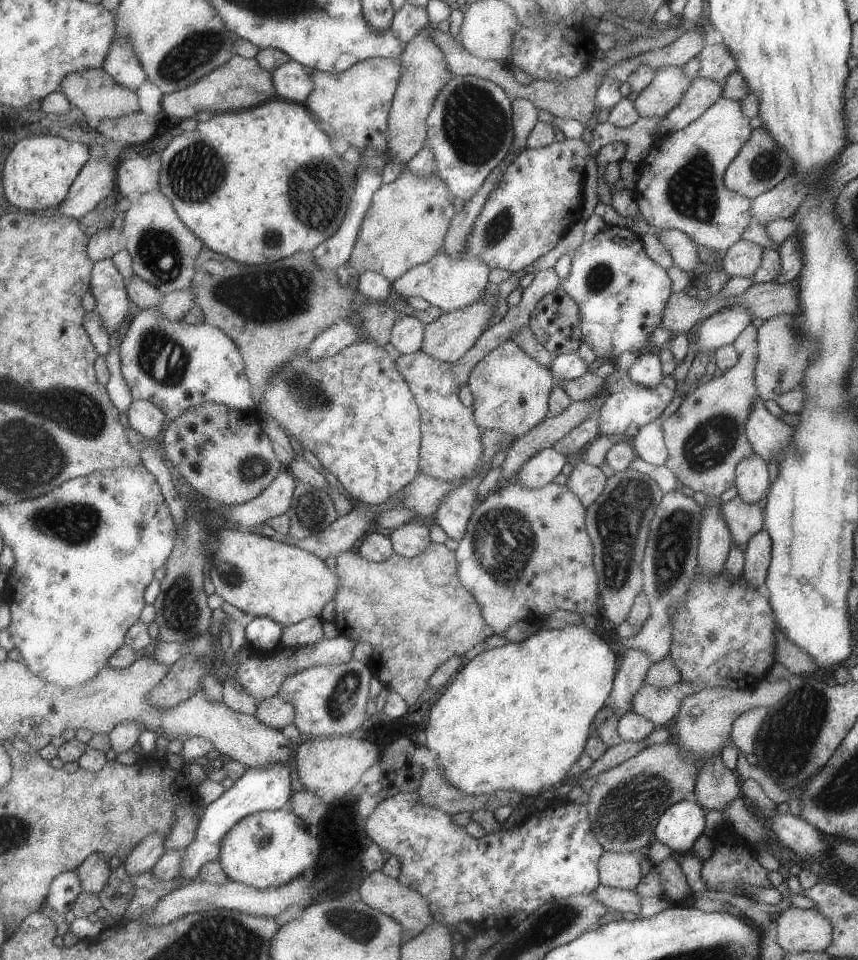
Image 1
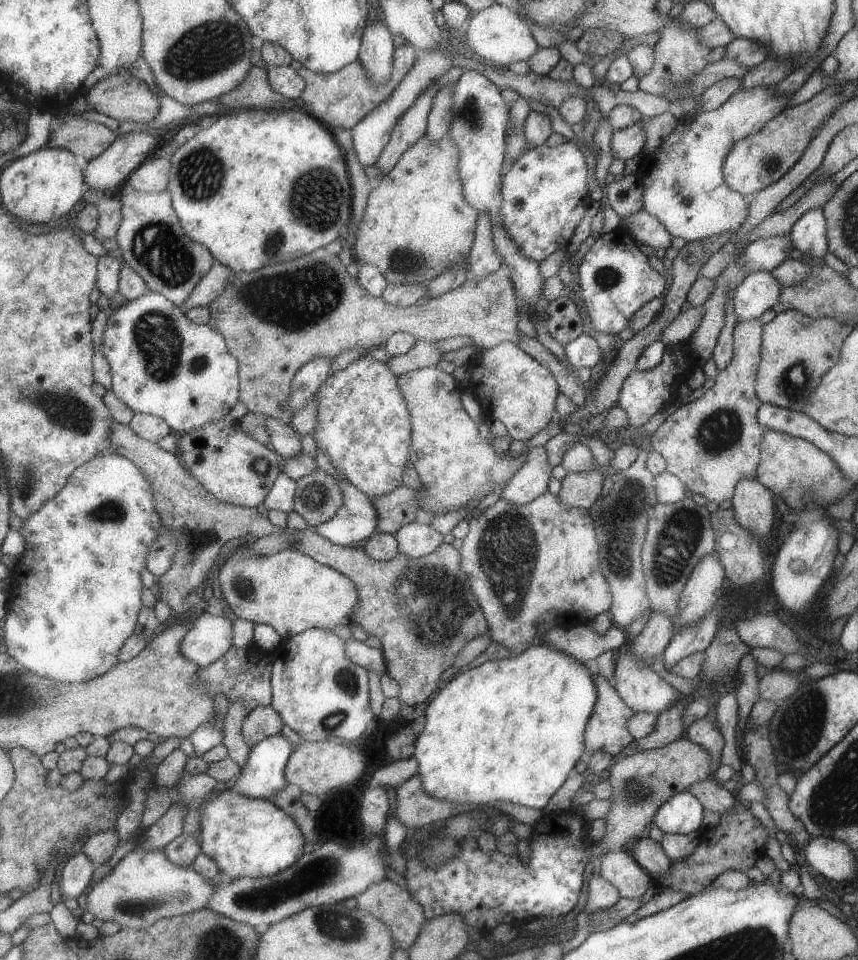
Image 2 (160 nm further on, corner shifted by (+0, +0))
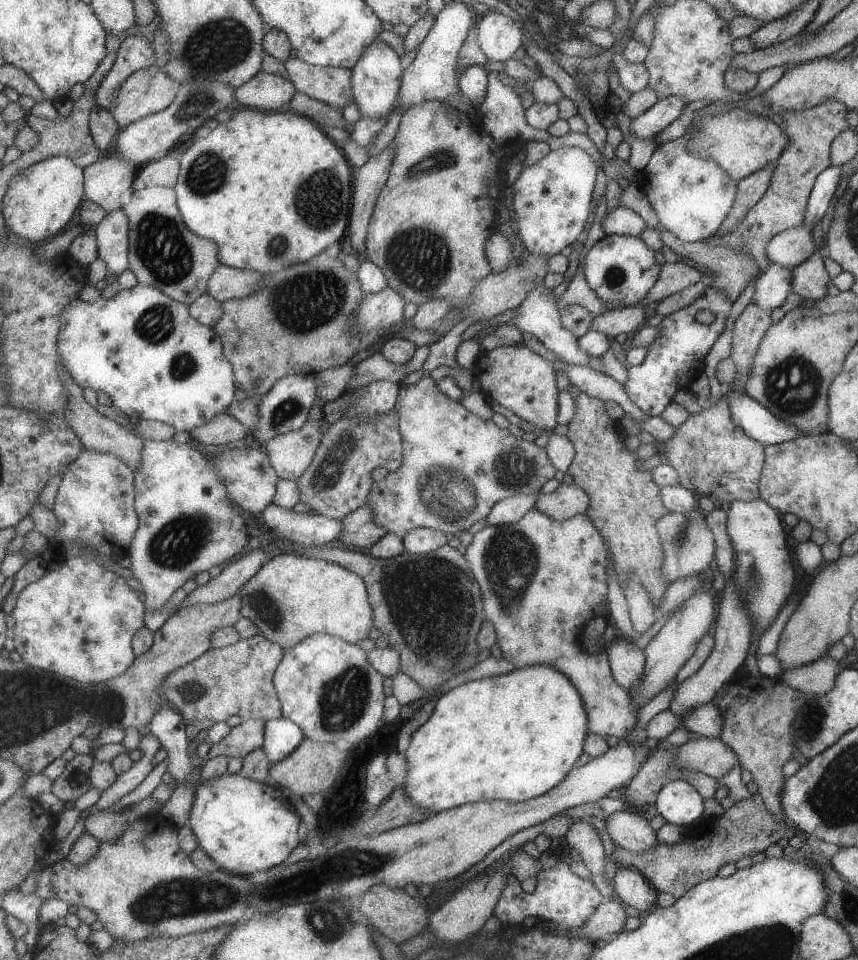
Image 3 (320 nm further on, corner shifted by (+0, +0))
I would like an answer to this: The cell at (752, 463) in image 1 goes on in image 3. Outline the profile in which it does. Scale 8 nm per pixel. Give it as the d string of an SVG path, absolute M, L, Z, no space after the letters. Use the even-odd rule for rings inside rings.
M760 498L752 501L732 500L726 512L726 529L734 550L730 582L740 595L740 604L748 615L748 625L751 630L748 636L750 640L749 652L755 653L761 634L773 624L771 618L775 618L775 614L779 612L781 604L785 602L785 598L787 598L787 594L791 592L791 586L793 586L793 570L791 570L791 564L789 564L789 554L787 554L787 546L785 546L785 534L783 534L781 520L779 520L775 509L765 504L765 501Z

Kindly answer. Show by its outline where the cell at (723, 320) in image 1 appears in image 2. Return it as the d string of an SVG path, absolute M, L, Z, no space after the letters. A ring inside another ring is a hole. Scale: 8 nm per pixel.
M755 271L749 273L743 279L743 282L738 284L732 292L736 322L758 319L765 310L772 308L782 288L770 271Z

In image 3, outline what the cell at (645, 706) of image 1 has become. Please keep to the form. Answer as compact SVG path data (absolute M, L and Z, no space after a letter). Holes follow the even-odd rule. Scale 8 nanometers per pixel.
M618 635L605 649L612 676L628 690L642 677L644 652L632 640Z

